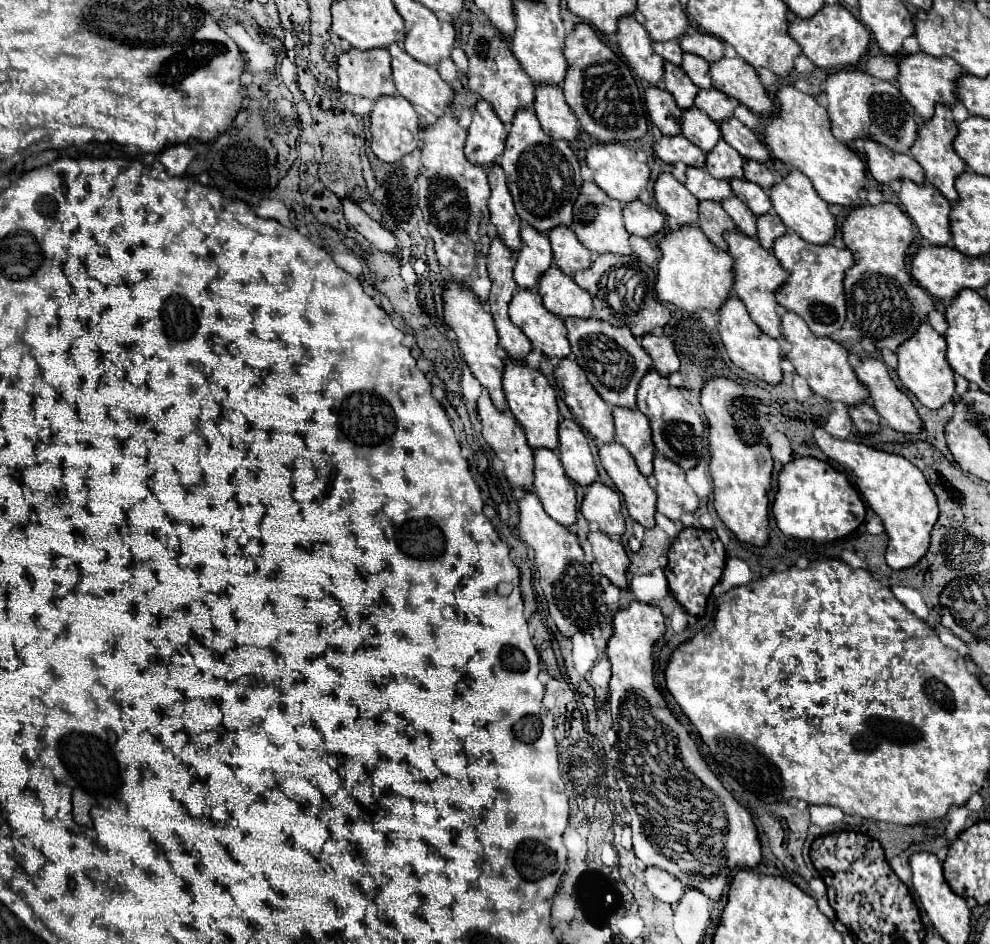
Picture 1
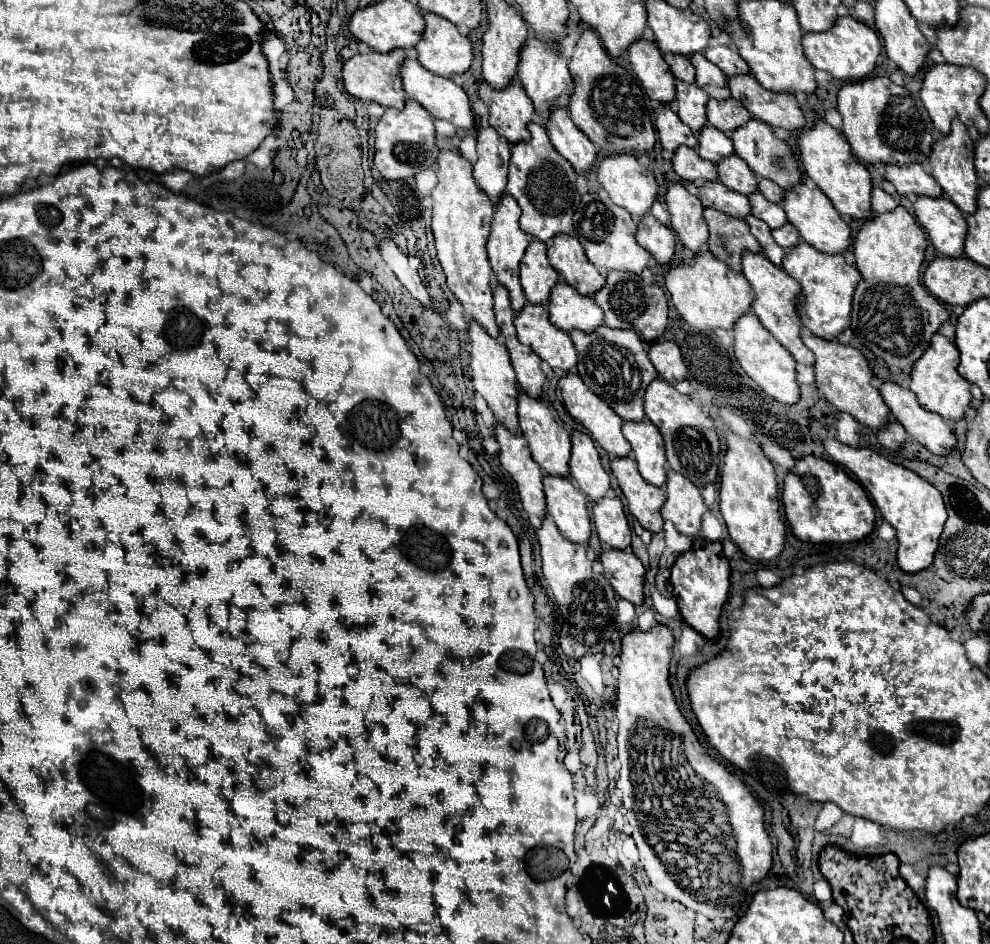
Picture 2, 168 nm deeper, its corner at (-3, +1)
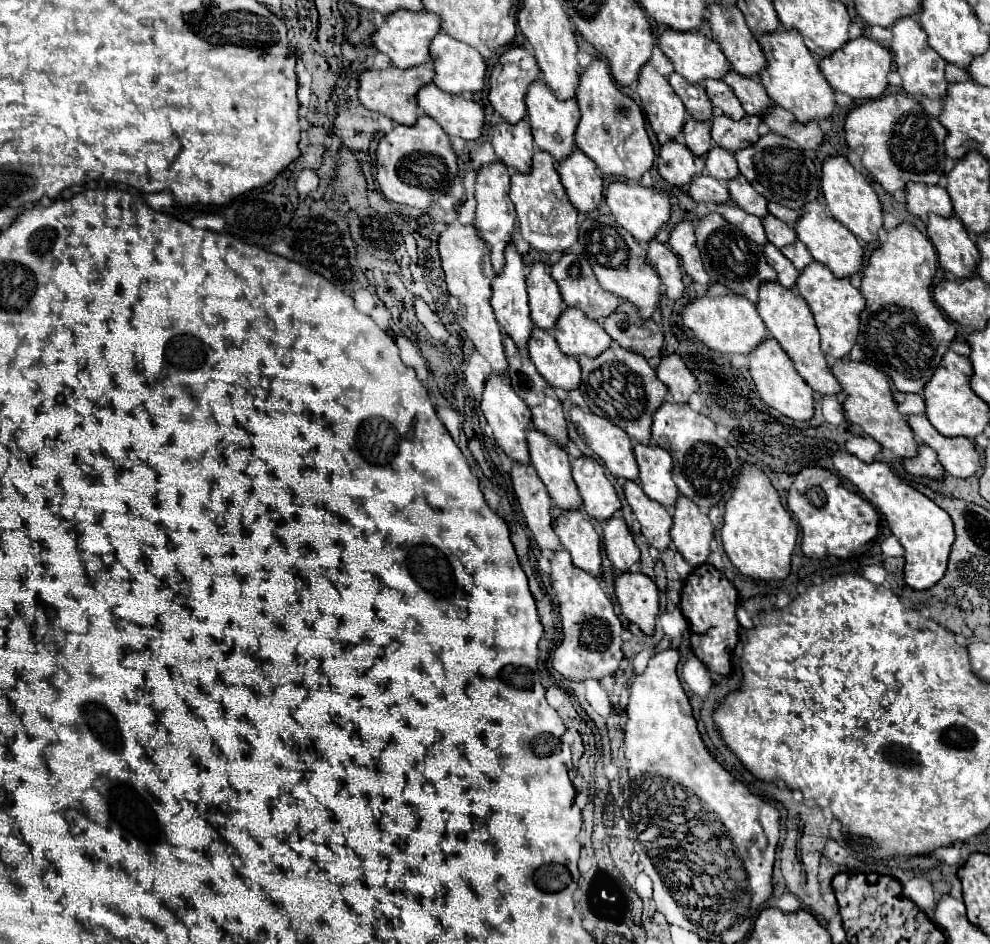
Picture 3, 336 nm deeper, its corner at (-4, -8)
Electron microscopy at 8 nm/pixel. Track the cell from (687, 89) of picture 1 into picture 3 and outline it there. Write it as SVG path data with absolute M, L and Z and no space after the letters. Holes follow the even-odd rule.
M691 117L685 123L683 129L683 137L685 137L685 145L689 147L689 151L697 157L703 157L709 153L709 149L713 149L711 143L711 123L709 121L693 121Z

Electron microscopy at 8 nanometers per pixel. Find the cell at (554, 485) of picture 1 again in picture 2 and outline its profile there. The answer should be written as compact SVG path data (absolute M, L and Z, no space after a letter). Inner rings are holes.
M546 474L542 478L546 494L546 514L556 522L558 530L576 544L586 544L590 538L590 516L586 496L572 486L564 476Z

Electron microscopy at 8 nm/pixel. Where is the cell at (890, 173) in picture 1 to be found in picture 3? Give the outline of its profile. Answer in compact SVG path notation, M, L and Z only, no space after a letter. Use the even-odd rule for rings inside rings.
M925 183L907 185L907 209L917 217L927 217L931 213L939 217L953 215L949 193L941 185L925 185Z

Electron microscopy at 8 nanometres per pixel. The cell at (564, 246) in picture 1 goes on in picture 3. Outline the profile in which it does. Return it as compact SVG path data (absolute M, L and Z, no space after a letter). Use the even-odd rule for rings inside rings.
M563 255L555 265L551 265L551 275L559 285L565 305L583 309L585 315L597 323L605 321L619 305L619 299L613 293L605 293L605 289L601 289L583 255Z

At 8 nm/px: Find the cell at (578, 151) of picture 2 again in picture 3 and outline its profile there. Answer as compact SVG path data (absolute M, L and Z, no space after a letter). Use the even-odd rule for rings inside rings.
M577 151L569 161L559 161L557 171L577 213L591 213L599 207L603 199L603 179L589 157Z

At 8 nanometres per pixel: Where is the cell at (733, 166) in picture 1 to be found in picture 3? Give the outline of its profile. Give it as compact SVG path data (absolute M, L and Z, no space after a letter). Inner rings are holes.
M735 177L733 181L727 183L729 187L729 193L731 193L731 199L747 213L755 215L755 217L765 217L767 211L767 201L765 197L761 197L755 189L749 189L749 185L745 185L745 177Z

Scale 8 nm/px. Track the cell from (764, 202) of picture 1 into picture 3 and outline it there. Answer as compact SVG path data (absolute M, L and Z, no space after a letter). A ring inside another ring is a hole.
M773 215L763 217L763 227L765 227L765 233L767 233L769 241L771 241L777 249L795 243L795 239L797 239L793 227L789 227L787 223L783 223L781 219L777 219L777 217L773 217Z

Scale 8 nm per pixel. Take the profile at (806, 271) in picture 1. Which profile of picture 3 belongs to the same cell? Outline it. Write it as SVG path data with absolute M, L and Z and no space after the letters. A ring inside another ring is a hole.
M817 261L807 265L805 271L801 271L801 275L797 279L797 289L799 289L801 297L807 301L809 309L817 321L817 329L821 333L821 351L825 355L833 355L837 359L849 355L849 351L855 345L857 335L859 335L861 311L865 309L863 295L849 283L849 279L833 277L833 273Z

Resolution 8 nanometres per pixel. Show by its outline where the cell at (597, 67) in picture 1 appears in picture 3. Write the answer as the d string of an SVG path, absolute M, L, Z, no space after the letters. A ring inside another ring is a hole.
M593 59L581 73L577 103L581 109L581 121L577 127L577 147L597 165L603 175L625 177L627 183L639 183L655 161L653 145L645 131L645 119L639 105L623 95L615 85L609 67L601 59Z

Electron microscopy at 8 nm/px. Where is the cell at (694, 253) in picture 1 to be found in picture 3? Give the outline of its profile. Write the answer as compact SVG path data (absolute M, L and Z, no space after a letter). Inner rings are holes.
M711 285L703 299L689 303L683 309L683 325L689 327L695 337L701 339L709 349L727 355L749 355L767 337L767 327L763 325L755 305L749 299L733 293L731 289L725 289L723 285Z

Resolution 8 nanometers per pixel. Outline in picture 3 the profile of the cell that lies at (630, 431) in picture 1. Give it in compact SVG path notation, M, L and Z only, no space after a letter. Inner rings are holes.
M637 443L635 457L639 463L639 479L645 495L663 507L673 507L679 497L679 489L671 477L671 455L661 447Z

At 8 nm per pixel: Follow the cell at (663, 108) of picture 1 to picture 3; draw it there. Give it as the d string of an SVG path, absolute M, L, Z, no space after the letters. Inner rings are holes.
M667 141L659 151L657 167L659 175L667 183L683 189L693 181L693 177L705 171L705 161L701 157L693 157L689 149L685 149L685 145L679 145L677 141Z

